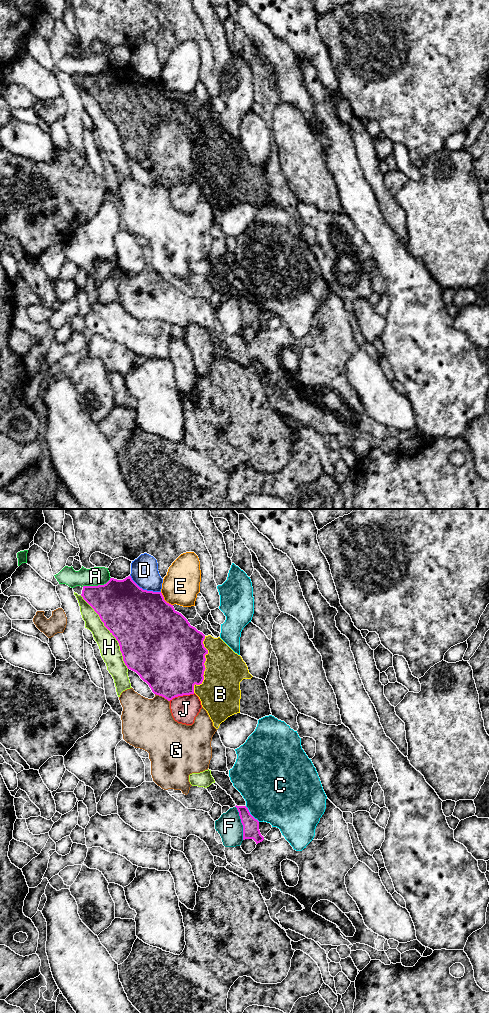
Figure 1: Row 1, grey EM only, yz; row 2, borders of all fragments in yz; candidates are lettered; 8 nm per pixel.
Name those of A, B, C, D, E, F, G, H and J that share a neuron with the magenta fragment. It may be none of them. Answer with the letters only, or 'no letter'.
no letter

